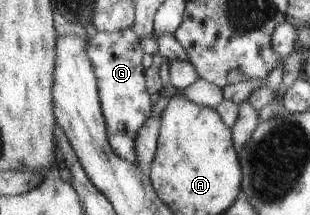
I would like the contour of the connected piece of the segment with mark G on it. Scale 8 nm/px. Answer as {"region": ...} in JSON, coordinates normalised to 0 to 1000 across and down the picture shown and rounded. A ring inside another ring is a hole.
{"region":[[[435,140],[316,149],[281,181],[290,284],[306,307],[306,349],[319,367],[319,460],[329,479],[332,544],[345,572],[345,642],[361,702],[413,758],[445,763],[435,660],[448,605],[474,572],[490,526],[484,433],[465,395],[465,312],[458,312],[461,209]]]}

